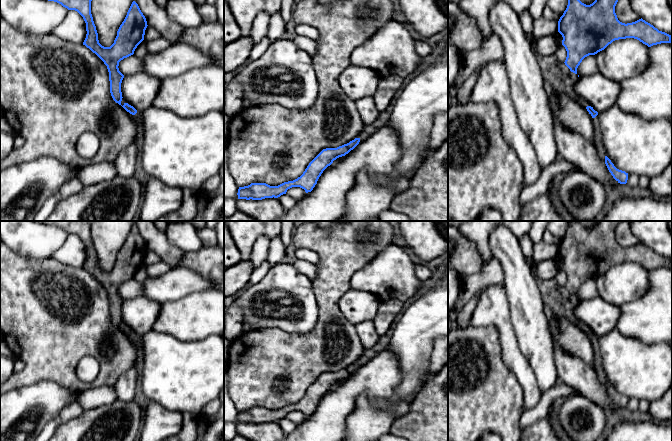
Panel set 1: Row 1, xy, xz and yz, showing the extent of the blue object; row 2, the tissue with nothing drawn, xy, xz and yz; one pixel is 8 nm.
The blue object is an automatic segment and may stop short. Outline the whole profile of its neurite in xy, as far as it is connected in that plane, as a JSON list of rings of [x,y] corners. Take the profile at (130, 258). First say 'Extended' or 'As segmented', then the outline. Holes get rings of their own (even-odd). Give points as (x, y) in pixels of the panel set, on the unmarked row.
Extended. [[[36,221],[42,224],[54,225],[68,234],[77,235],[86,247],[86,262],[83,266],[107,290],[110,305],[110,317],[113,324],[121,329],[139,347],[138,356],[134,362],[137,369],[137,385],[134,400],[143,412],[149,400],[142,391],[143,344],[142,334],[136,334],[123,321],[121,307],[124,299],[119,295],[119,286],[134,278],[137,270],[144,264],[147,245],[138,228],[133,225],[127,239],[120,249],[114,267],[104,271],[99,267],[98,257],[91,238],[91,225],[94,221]]]

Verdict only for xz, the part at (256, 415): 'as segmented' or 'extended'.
extended

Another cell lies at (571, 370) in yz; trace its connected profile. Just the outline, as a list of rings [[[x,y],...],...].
[[[547,303],[544,304],[544,313],[552,335],[558,380],[571,386],[579,394],[593,401],[601,408],[616,410],[618,405],[613,402],[605,386],[598,381],[593,368],[557,345],[555,337],[559,331],[559,326],[555,313]]]

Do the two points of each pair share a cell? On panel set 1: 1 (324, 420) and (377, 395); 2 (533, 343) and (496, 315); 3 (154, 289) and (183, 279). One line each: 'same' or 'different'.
1: same
2: different
3: same

